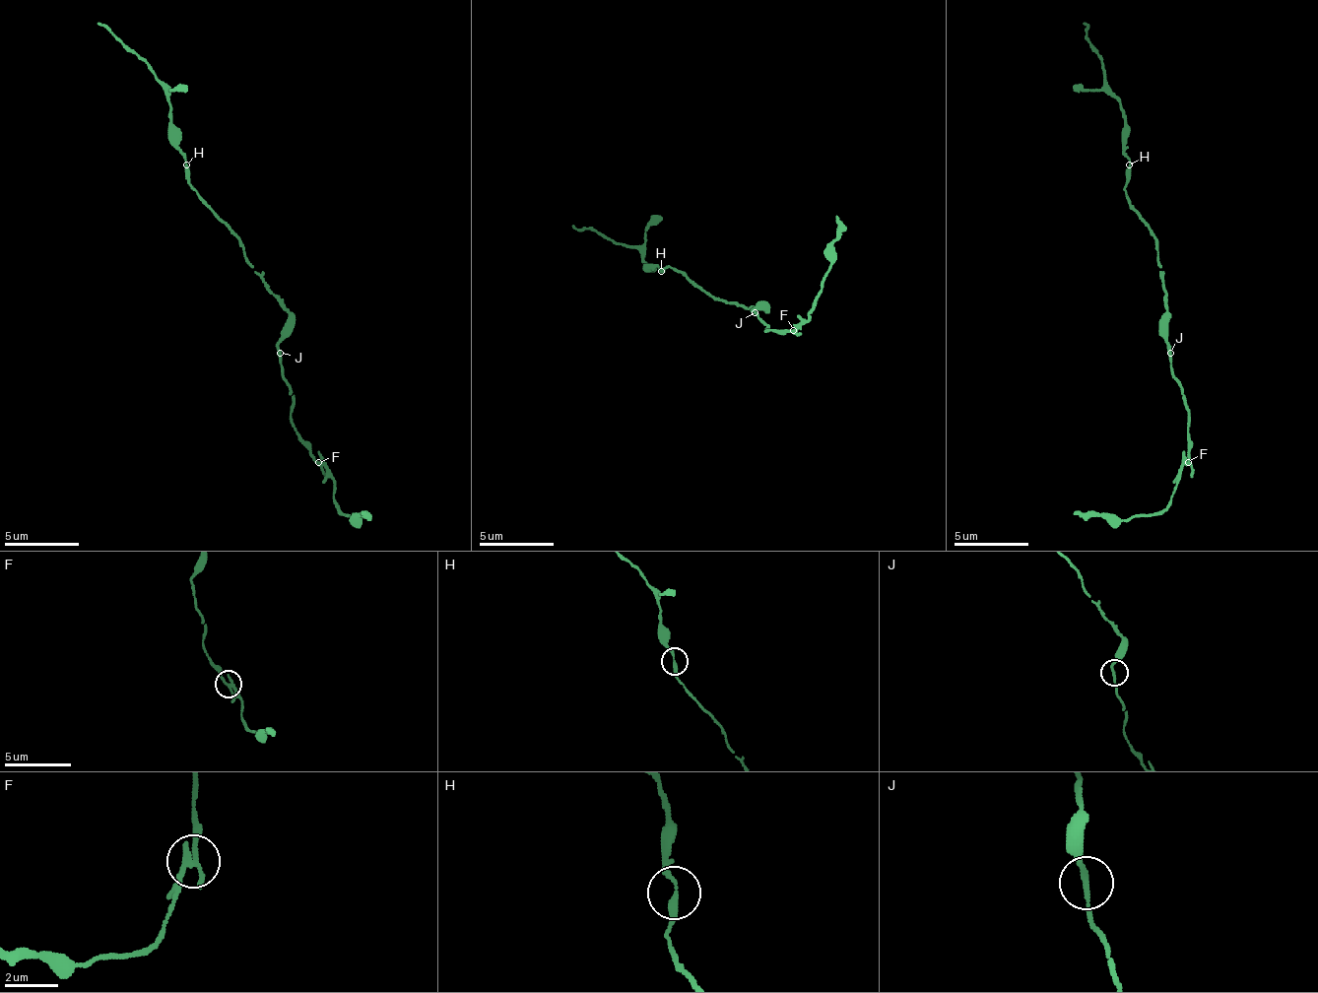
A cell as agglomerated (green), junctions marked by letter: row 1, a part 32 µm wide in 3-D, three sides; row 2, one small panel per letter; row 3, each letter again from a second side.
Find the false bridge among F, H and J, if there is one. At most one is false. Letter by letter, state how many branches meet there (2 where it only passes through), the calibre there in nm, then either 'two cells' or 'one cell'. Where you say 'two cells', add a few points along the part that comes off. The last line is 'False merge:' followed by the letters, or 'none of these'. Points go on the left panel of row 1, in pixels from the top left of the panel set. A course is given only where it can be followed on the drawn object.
F: 2 branches meet; 240 nm thick; two cells; foreign part runs (317, 461), (332, 480), (332, 502), (355, 521), (362, 513)
H: 2 branches meet; 220 nm thick; one cell
J: 2 branches meet; 170 nm thick; one cell
False merge: F

